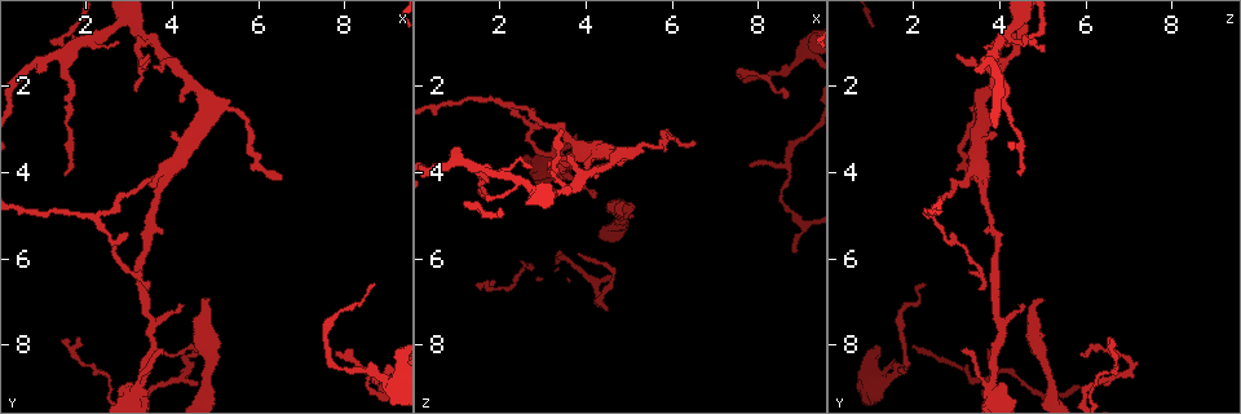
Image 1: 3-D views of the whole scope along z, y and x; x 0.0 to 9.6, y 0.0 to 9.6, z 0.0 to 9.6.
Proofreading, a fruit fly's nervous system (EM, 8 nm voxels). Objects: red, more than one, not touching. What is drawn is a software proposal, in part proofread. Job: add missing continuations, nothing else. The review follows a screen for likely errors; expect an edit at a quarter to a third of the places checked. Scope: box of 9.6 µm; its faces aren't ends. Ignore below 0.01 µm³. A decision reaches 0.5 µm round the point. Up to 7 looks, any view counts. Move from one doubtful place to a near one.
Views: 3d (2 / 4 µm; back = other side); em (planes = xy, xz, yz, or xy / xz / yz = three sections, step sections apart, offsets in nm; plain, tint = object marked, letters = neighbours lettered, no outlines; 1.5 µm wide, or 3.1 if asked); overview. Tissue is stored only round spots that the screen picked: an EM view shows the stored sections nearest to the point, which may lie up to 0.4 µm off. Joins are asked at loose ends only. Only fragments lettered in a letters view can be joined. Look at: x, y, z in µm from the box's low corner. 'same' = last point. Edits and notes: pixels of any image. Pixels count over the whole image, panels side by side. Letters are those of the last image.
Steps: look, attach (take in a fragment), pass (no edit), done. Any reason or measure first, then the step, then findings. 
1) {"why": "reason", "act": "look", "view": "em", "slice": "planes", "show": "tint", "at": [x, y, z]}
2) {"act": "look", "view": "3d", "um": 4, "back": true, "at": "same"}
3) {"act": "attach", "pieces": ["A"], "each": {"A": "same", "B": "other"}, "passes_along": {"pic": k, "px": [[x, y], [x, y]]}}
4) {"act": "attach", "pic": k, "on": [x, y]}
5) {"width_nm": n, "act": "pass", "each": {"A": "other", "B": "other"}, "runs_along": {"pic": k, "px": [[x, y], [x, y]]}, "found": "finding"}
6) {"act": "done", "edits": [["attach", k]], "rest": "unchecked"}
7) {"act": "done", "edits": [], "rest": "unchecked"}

{"why": "long arm stops here", "act": "look", "view": "3d", "um": 4, "back": true, "at": [8.70, 6.60, 2.25]}

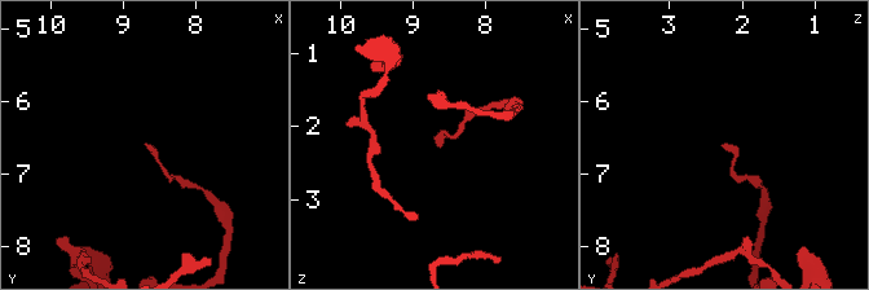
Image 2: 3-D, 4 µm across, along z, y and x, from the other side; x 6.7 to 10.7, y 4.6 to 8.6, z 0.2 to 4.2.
{"act": "look", "view": "em", "slice": "planes", "show": "letters", "at": [8.65, 6.60, 2.25]}

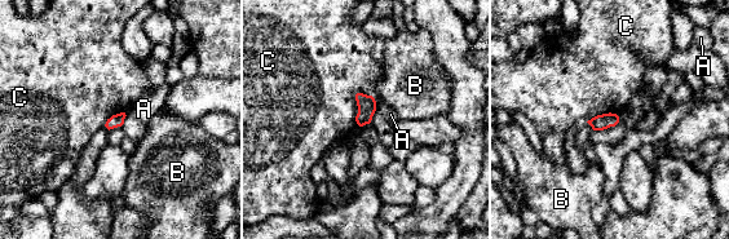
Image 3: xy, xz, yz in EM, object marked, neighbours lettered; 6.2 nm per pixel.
{"act": "pass", "each": {"A": "other", "B": "other", "C": "other"}, "border": {"pic": 3, "px": [[357, 92], [356, 123], [359, 127]]}, "found": "none of them fits"}

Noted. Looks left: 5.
{"act": "look", "view": "em", "slice": "planes", "show": "letters", "at": [6.55, 4.20, 3.35]}

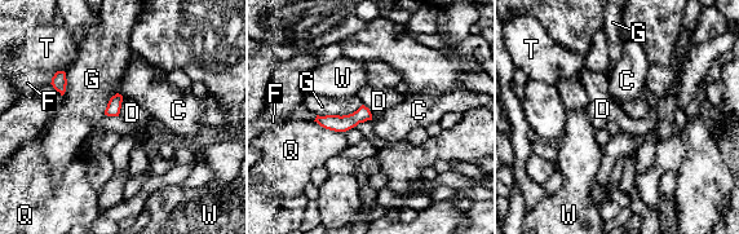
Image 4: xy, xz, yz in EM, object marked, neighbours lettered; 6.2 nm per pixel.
{"width_nm": 90, "act": "pass", "each": {"C": "other", "D": "other", "F": "other", "G": "other", "Q": "other", "T": "other", "W": "other"}, "runs_along": {"pic": 4, "px": [[368, 116], [349, 122], [319, 119]]}, "found": "no lettered fragment goes on from it"}

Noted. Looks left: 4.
{"why": "free end", "act": "look", "view": "3d", "um": 4, "back": true, "at": [4.85, 6.95, 5.00]}

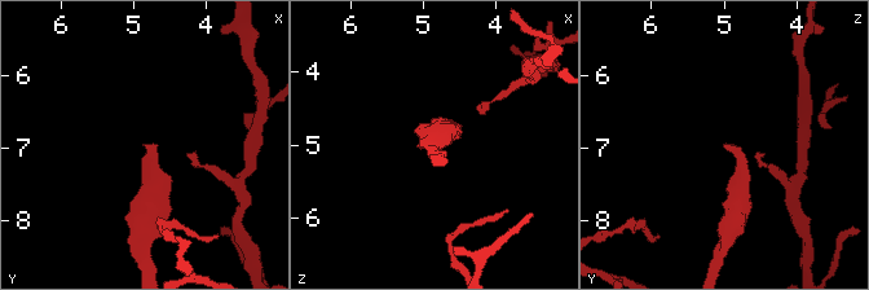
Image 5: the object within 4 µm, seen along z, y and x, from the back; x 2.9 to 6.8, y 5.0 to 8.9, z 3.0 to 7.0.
{"why": "need the tissue", "act": "look", "view": "em", "slice": "planes", "show": "letters", "at": [4.85, 6.95, 5.05]}

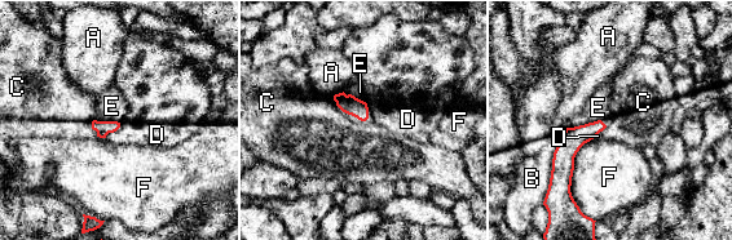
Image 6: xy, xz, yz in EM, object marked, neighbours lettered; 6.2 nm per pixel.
{"width_nm": 100, "act": "pass", "each": {"A": "other", "B": "other", "C": "other", "D": "other", "E": "other", "F": "other"}, "border": {"pic": 6, "px": [[93, 119], [92, 128], [97, 136]]}, "found": "no lettered fragment goes on from it"}

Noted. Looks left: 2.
{"act": "done", "edits": [], "rest": "unchecked"}

